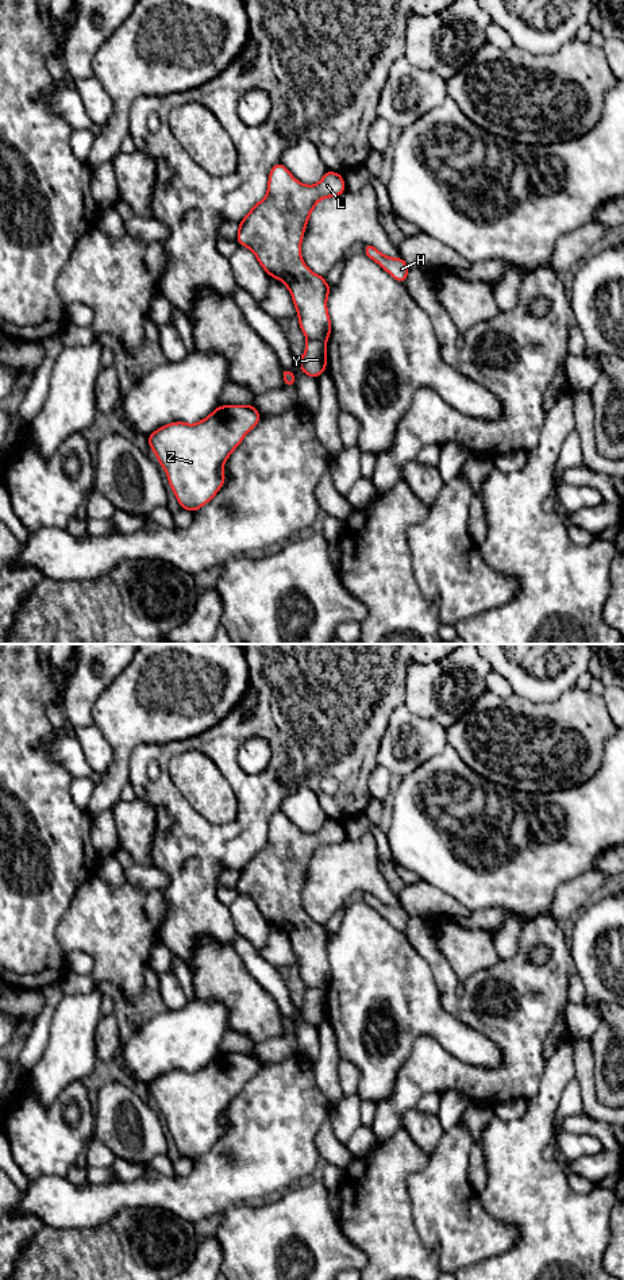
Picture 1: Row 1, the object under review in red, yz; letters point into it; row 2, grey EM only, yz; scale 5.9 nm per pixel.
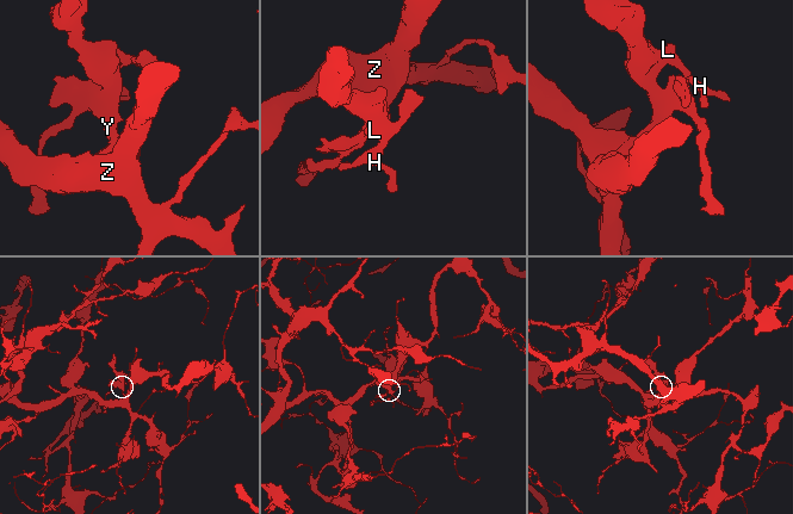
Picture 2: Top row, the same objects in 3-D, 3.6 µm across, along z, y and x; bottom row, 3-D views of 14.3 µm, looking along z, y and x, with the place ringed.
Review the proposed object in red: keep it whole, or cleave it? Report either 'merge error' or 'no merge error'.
merge error

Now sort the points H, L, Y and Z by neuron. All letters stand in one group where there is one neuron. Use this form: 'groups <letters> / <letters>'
groups H L / Y Z

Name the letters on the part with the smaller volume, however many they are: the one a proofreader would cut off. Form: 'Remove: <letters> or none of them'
Remove: H, L

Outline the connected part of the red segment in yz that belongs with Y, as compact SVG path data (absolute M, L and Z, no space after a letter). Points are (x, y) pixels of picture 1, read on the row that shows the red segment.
M307 339L305 352L301 358L297 358L297 362L305 375L317 378L327 369L326 344Z

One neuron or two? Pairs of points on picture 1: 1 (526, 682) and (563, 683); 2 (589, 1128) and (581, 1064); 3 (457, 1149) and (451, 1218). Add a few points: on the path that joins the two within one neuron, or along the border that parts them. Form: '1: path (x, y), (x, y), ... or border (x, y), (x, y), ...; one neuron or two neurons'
1: path (535, 683), (554, 683); one neuron
2: border (584, 1114), (609, 1125); two neurons
3: path (451, 1167), (451, 1201); one neuron

